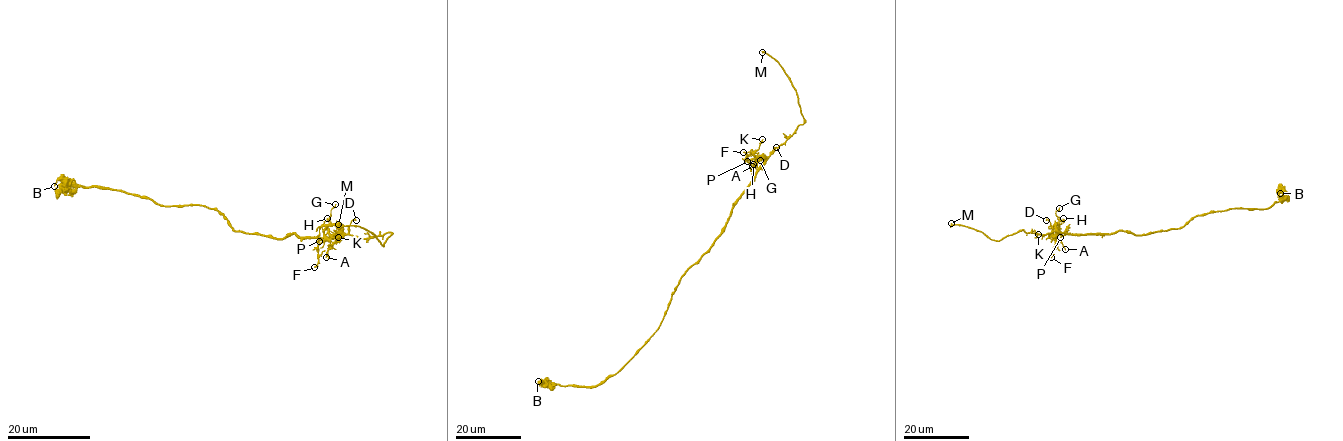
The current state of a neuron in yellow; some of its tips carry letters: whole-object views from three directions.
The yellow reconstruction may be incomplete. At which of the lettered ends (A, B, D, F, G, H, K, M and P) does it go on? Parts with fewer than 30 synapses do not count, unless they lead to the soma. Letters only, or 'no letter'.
M

